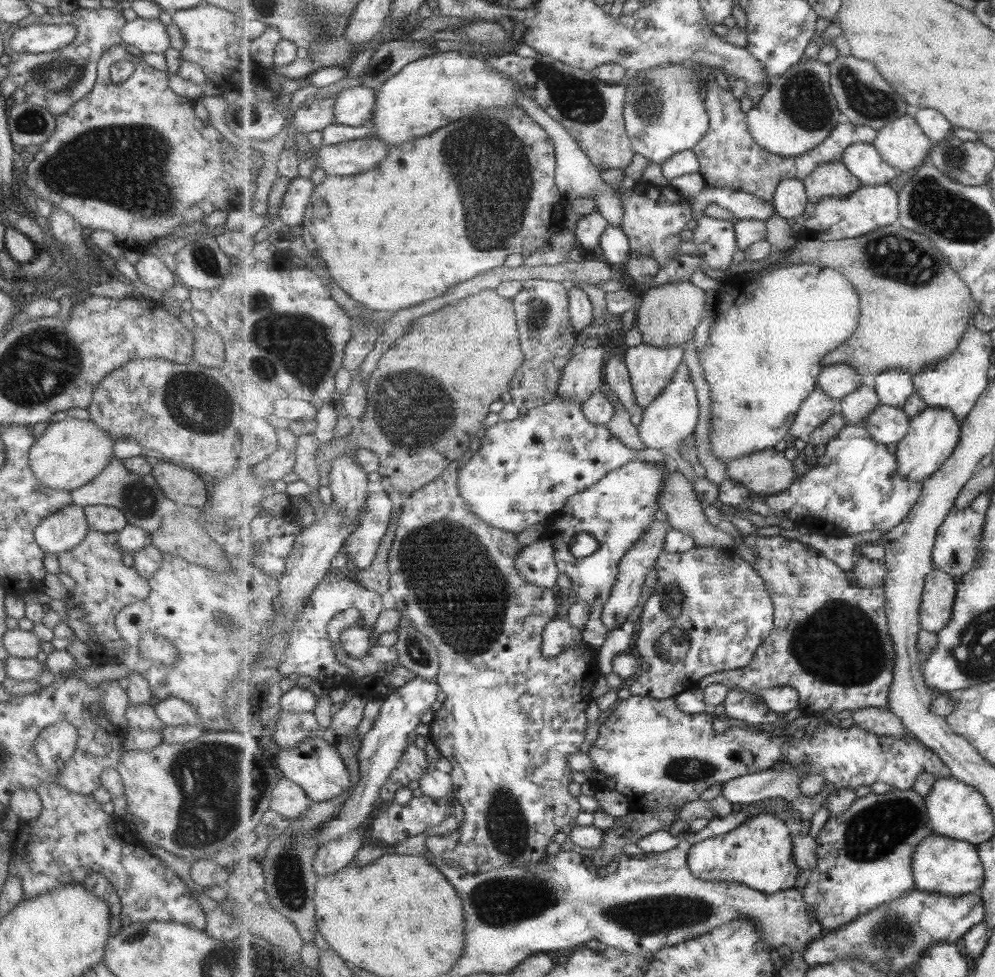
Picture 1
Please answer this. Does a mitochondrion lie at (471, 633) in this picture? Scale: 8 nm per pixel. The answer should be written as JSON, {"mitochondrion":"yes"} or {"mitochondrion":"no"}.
{"mitochondrion":"yes"}

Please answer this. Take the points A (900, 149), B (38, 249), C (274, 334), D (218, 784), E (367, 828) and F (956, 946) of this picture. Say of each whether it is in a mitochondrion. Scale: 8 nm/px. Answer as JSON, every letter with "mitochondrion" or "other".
{"A":"other","B":"other","C":"mitochondrion","D":"mitochondrion","E":"other","F":"other"}

